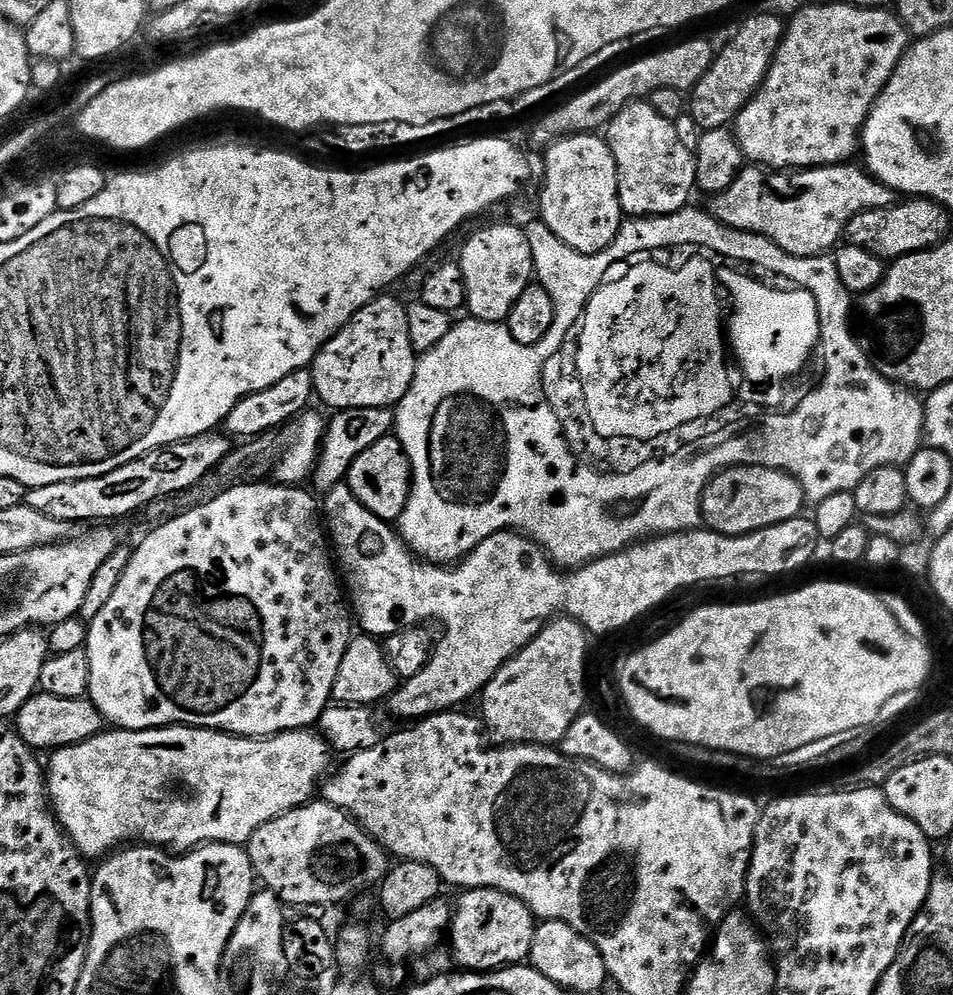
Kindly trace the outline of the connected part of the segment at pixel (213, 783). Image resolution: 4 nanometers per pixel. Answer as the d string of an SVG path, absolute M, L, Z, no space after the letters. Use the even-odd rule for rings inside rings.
M169 726L167 728L148 728L144 732L129 732L127 730L101 730L96 736L91 736L86 742L78 742L69 748L58 748L51 753L52 761L46 764L46 791L50 801L50 807L56 813L56 821L60 823L64 829L65 836L72 840L72 844L80 851L80 855L85 858L91 856L100 856L104 858L113 850L119 849L121 846L155 846L161 850L191 850L197 846L244 846L247 845L248 839L256 833L260 827L266 822L270 822L279 816L285 816L287 812L293 812L296 808L302 808L305 804L313 799L312 796L317 795L318 785L329 775L328 767L334 759L333 753L330 751L328 744L324 741L323 736L312 730L301 730L299 732L279 732L277 736L266 736L263 738L253 738L251 736L234 736L227 732L218 732L210 728L190 728L187 726Z

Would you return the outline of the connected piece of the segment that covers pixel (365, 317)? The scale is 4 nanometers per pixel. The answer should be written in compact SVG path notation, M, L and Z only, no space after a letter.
M381 294L375 300L365 306L362 310L358 310L358 314L352 316L352 321L346 325L341 332L336 333L316 356L315 360L310 365L312 374L312 386L318 400L324 404L329 404L332 410L339 410L341 408L392 408L400 403L400 399L406 394L406 390L410 390L410 382L414 382L414 370L416 369L416 362L418 353L414 350L414 346L410 346L410 329L406 323L406 314L408 313L405 301L395 300L392 294Z

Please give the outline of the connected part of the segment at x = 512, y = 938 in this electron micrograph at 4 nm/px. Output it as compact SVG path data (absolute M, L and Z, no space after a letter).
M474 888L463 893L464 896L460 901L455 901L454 911L452 913L452 926L450 929L450 940L452 936L452 956L457 960L461 969L470 972L495 972L499 969L509 966L520 966L525 963L532 955L532 943L534 942L534 934L536 933L537 917L532 915L532 912L517 896L511 896L498 888Z

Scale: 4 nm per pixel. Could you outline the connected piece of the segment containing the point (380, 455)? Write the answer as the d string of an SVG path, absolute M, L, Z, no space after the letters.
M392 434L378 438L378 442L370 446L370 450L362 450L362 454L354 458L346 483L354 498L358 498L358 502L362 502L362 506L366 506L370 514L385 522L399 521L412 493L412 467L402 442Z

